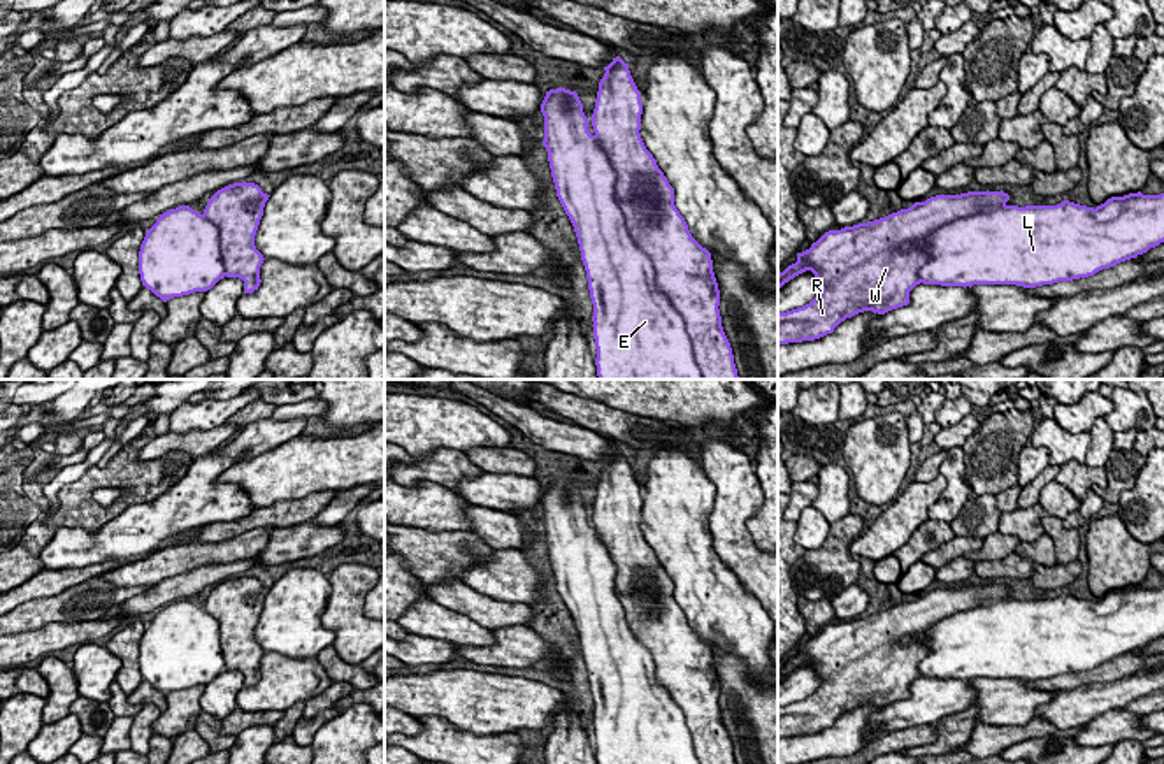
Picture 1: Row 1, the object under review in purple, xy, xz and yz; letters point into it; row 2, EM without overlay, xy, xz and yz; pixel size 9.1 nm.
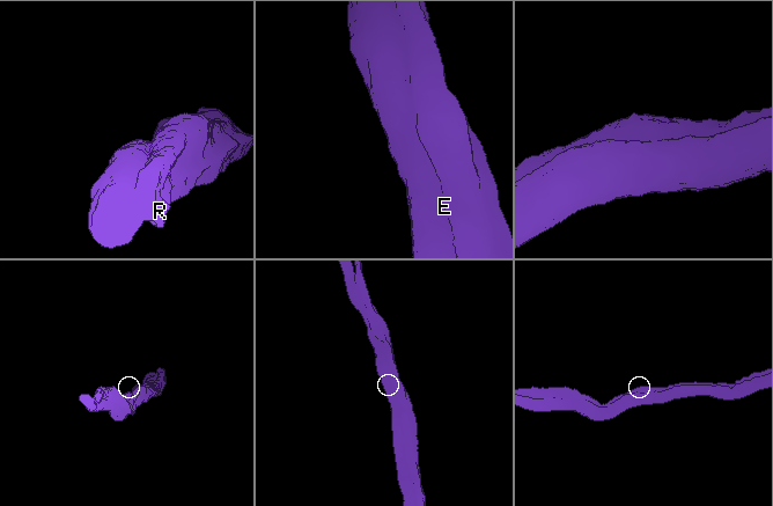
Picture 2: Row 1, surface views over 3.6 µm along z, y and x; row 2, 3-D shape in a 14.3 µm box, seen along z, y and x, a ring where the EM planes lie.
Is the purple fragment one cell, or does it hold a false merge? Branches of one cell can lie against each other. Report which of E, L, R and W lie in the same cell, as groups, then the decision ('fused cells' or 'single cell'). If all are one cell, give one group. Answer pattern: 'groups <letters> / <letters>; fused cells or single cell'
groups E L / R W; fused cells

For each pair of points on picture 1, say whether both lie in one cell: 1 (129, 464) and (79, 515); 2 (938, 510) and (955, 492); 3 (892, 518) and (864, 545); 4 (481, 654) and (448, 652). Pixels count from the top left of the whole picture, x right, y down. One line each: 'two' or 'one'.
1: one
2: one
3: one
4: two

